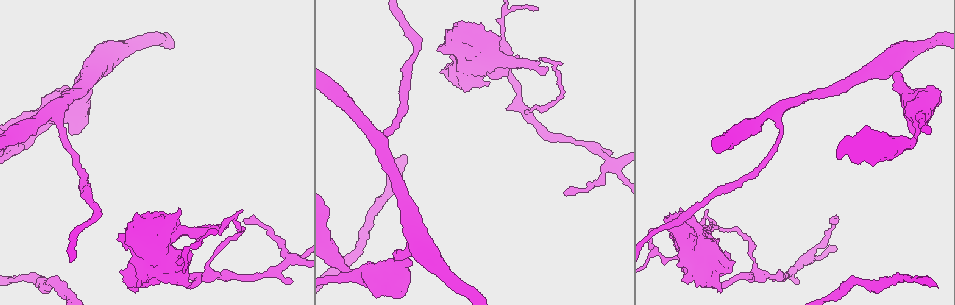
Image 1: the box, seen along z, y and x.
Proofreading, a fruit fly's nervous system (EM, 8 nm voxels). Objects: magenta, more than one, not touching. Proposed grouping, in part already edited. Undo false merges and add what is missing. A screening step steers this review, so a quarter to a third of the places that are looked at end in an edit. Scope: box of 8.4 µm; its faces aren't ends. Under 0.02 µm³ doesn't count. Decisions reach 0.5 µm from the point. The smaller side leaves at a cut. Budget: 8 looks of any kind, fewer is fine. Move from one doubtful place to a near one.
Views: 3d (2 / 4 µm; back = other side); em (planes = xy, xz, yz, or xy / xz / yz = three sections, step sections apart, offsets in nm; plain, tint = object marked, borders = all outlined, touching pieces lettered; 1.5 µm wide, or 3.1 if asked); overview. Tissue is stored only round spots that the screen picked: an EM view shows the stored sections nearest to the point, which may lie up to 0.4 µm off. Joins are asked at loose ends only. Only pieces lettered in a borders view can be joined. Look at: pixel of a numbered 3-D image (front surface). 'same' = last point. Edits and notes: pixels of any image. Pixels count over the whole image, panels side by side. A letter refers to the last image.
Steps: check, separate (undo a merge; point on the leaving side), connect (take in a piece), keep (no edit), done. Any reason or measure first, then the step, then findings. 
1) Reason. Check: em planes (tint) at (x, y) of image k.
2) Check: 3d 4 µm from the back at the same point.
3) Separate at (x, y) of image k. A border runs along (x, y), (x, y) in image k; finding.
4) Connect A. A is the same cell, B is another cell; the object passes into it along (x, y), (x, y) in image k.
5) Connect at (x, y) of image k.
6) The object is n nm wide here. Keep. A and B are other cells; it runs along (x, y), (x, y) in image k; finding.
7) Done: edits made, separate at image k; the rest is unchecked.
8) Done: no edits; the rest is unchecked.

Calibre changes. Check: 3d 4 µm at (902, 146) of image 1.

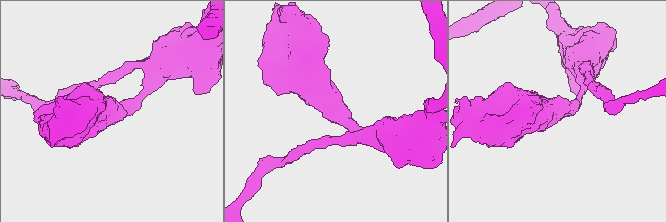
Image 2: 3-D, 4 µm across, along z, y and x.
Check: em planes (borders) at (111, 110) of image 2.

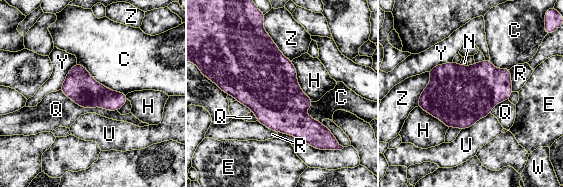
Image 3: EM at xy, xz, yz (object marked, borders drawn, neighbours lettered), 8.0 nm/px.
Keep. C, E, H, N, Q, R, U, W, Y and Z are other cells; a border runs along (290, 61), (299, 87), (313, 101) in image 3; continuous, no second neuron.

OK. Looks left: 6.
Tapers out. Check: 3d 4 µm from the back at (706, 212) of image 1.

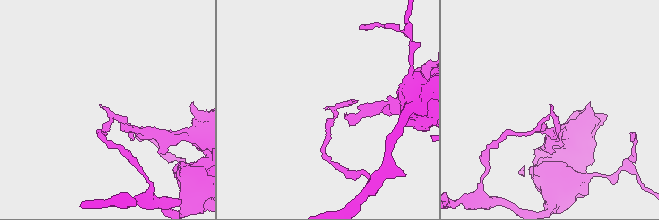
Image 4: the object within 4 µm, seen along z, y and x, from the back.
Shape alone is not enough. Check: em planes (borders) at (327, 109) of image 4.

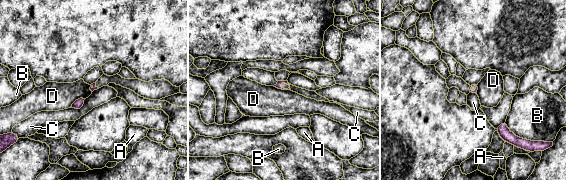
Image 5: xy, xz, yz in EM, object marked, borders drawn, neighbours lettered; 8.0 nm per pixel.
Keep. A, B, C and D are other cells; none of them fits.

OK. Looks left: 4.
Free end. Check: 3d 4 µm at (671, 214) of image 1.

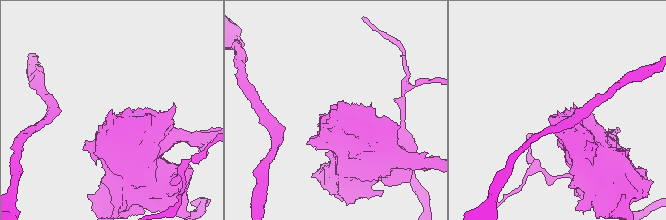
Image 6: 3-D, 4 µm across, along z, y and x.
Check: em yz step 4 (tint) at (110, 110) of image 6.

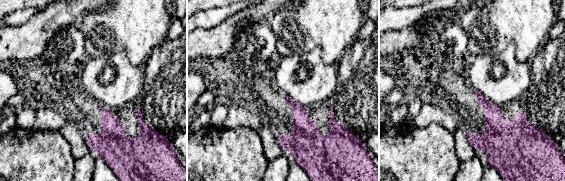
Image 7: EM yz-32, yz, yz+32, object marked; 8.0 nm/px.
Check: em planes (borders) at the same point.

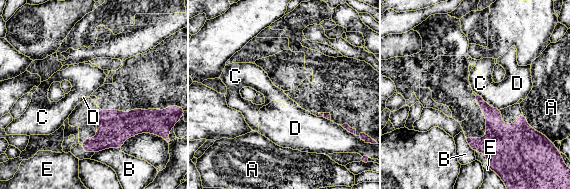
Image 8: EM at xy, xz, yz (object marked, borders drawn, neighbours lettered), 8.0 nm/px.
Keep. A, B, C, D and E are other cells; a border runs along (477, 94), (480, 96) in image 8; no lettered piece goes on from it.

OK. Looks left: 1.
Done: no edits; the rest is unchecked.

